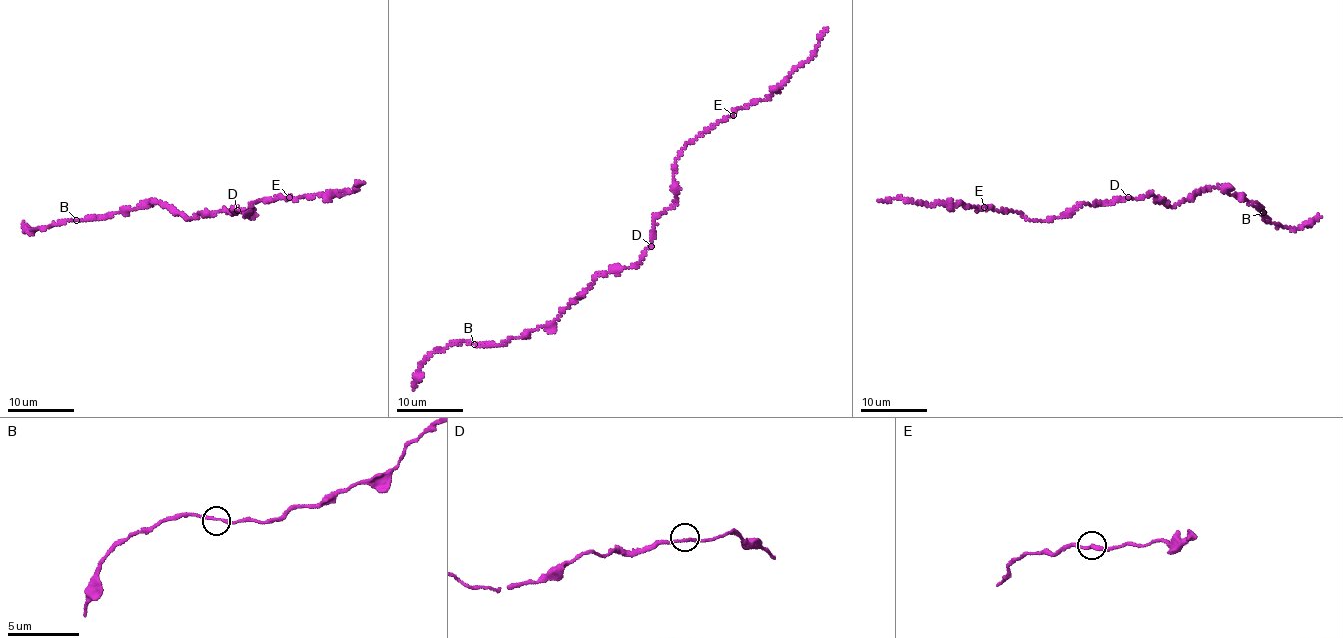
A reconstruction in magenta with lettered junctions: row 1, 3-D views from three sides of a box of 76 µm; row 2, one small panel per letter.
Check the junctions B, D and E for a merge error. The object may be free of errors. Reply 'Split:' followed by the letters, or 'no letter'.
Split: no letter

